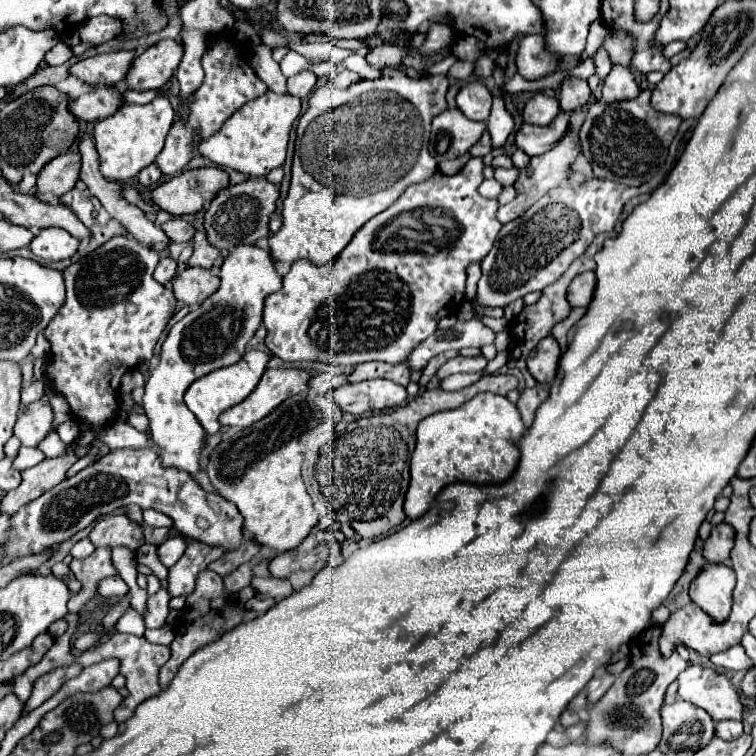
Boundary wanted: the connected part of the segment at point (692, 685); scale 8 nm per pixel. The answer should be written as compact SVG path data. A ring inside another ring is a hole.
M690 664L678 676L678 696L706 710L714 722L742 720L742 702L738 688L720 672Z

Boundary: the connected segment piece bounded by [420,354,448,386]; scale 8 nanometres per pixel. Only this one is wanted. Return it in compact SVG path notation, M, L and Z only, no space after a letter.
M438 354L438 356L434 356L434 360L430 360L430 362L428 362L428 366L426 366L426 368L424 368L424 372L422 372L420 386L426 386L426 384L428 384L428 380L438 372L438 368L440 368L446 360L448 360L448 356L446 356L446 354Z

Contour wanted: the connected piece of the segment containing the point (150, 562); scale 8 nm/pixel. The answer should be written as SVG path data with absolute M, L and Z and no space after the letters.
M143 544L137 551L136 560L149 567L158 580L167 579L168 569L159 561L156 546Z

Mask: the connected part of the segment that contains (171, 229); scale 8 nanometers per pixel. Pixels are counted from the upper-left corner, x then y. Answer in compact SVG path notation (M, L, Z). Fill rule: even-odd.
M172 218L166 224L162 224L160 228L168 234L168 238L172 242L190 242L196 234L196 228L190 222L182 220L182 218Z

